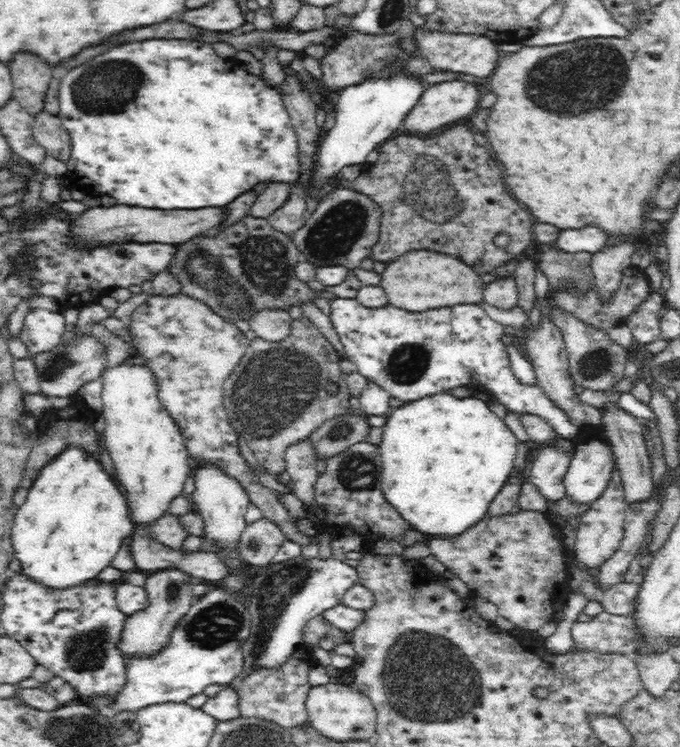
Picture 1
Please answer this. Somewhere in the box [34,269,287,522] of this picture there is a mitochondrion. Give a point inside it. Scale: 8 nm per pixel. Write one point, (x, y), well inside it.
(53, 369)

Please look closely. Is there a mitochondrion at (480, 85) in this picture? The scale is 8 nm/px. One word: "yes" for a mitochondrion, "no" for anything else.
no

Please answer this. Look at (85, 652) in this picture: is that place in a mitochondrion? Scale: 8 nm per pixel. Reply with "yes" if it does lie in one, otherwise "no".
yes

